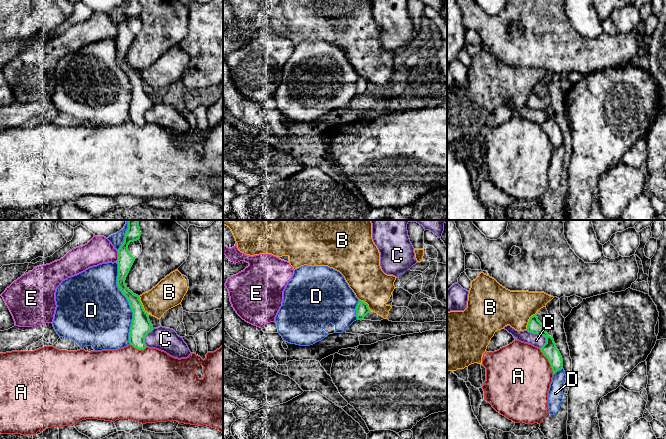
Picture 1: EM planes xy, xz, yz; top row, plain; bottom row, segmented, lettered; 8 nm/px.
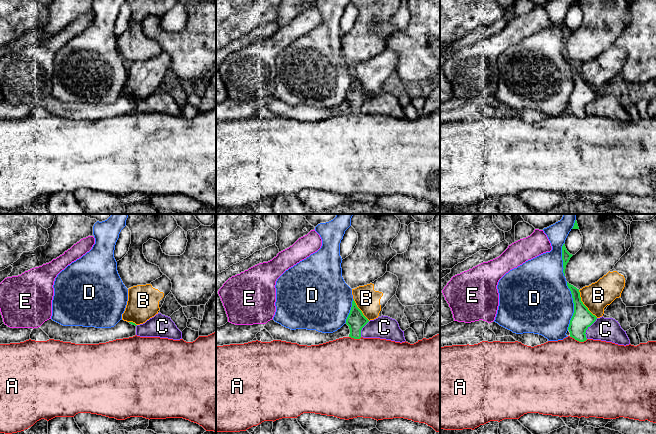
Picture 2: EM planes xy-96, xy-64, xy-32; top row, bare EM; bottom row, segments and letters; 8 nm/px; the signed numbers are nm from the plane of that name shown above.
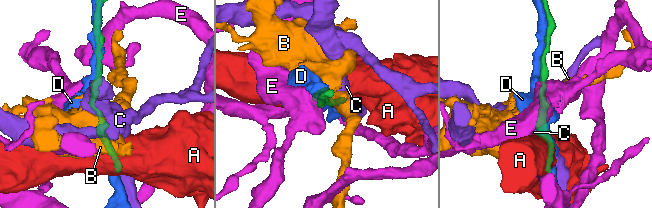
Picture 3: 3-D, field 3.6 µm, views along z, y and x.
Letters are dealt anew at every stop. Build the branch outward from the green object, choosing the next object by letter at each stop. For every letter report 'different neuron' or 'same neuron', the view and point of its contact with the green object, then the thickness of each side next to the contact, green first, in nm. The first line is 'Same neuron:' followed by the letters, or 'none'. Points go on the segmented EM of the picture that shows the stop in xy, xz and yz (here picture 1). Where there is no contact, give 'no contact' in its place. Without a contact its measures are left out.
Same neuron: none
A: different neuron; contact yz (548, 360); calibres 120 and 480 nm
B: different neuron; contact yz (529, 320); calibres 120 and 300 nm
C: different neuron; contact yz (538, 334); calibres 120 and 100 nm
D: different neuron; contact xy (129, 303); calibres 160 and 480 nm
E: different neuron; contact xy (118, 256); calibres 130 and 220 nm

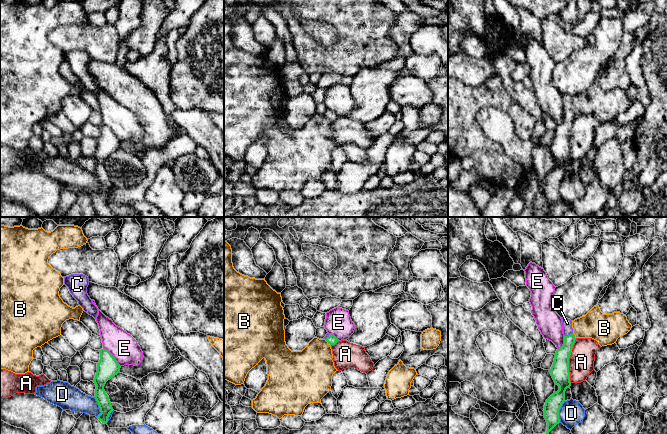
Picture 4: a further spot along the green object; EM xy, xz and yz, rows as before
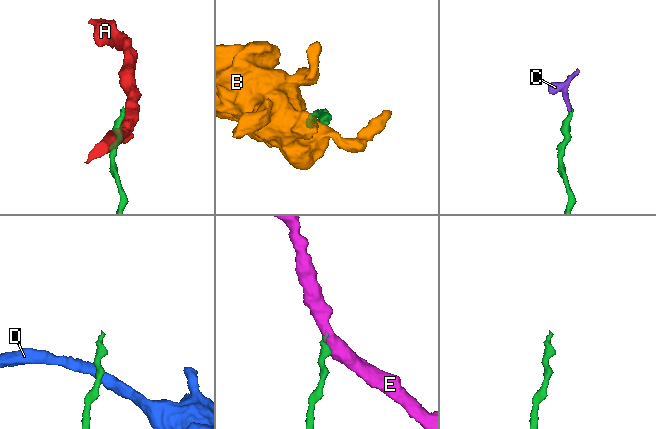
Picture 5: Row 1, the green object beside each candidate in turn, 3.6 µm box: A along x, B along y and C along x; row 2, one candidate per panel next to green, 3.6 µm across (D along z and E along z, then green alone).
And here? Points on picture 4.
Same neuron: C
A: different neuron; contact yz (568, 360); calibres 150 and 200 nm
B: different neuron; contact xz (328, 343); calibres 80 and 340 nm
C: same neuron; contact yz (568, 335); calibres 130 and 80 nm
D: different neuron; contact yz (558, 411); calibres 130 and 200 nm
E: different neuron; contact xy (112, 356); calibres 170 and 220 nm

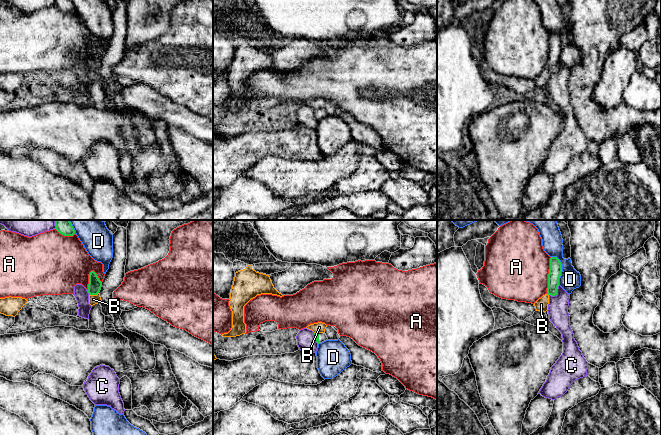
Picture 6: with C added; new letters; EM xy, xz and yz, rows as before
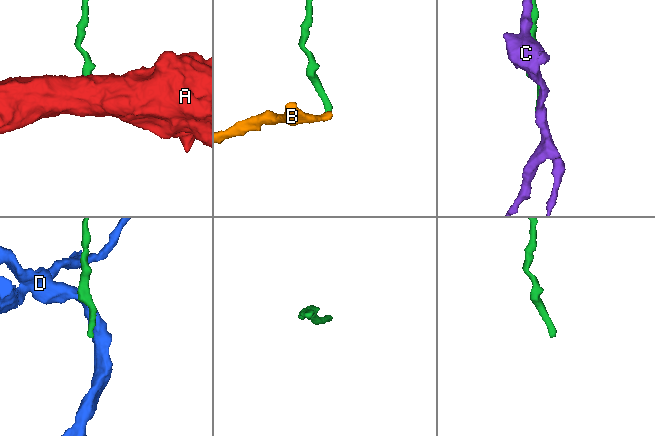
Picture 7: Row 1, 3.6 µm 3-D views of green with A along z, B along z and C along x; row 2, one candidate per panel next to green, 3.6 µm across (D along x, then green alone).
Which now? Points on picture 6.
Same neuron: none
A: different neuron; contact yz (548, 275); calibres 100 and 500 nm
B: different neuron; contact xy (93, 294); calibres 110 and 80 nm
C: different neuron; contact yz (556, 293); calibres 100 and 160 nm
D: different neuron; contact yz (561, 268); calibres 100 and 170 nm

